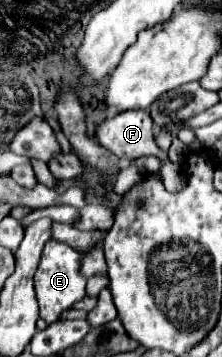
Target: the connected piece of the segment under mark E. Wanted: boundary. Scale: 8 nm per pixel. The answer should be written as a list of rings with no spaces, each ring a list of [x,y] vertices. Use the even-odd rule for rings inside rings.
[[[49,240],[43,248],[43,256],[41,256],[39,268],[35,272],[35,294],[37,294],[41,318],[47,324],[57,322],[61,318],[61,314],[73,306],[73,302],[81,300],[85,296],[85,284],[87,284],[87,278],[81,272],[81,254],[75,252],[67,244]]]

